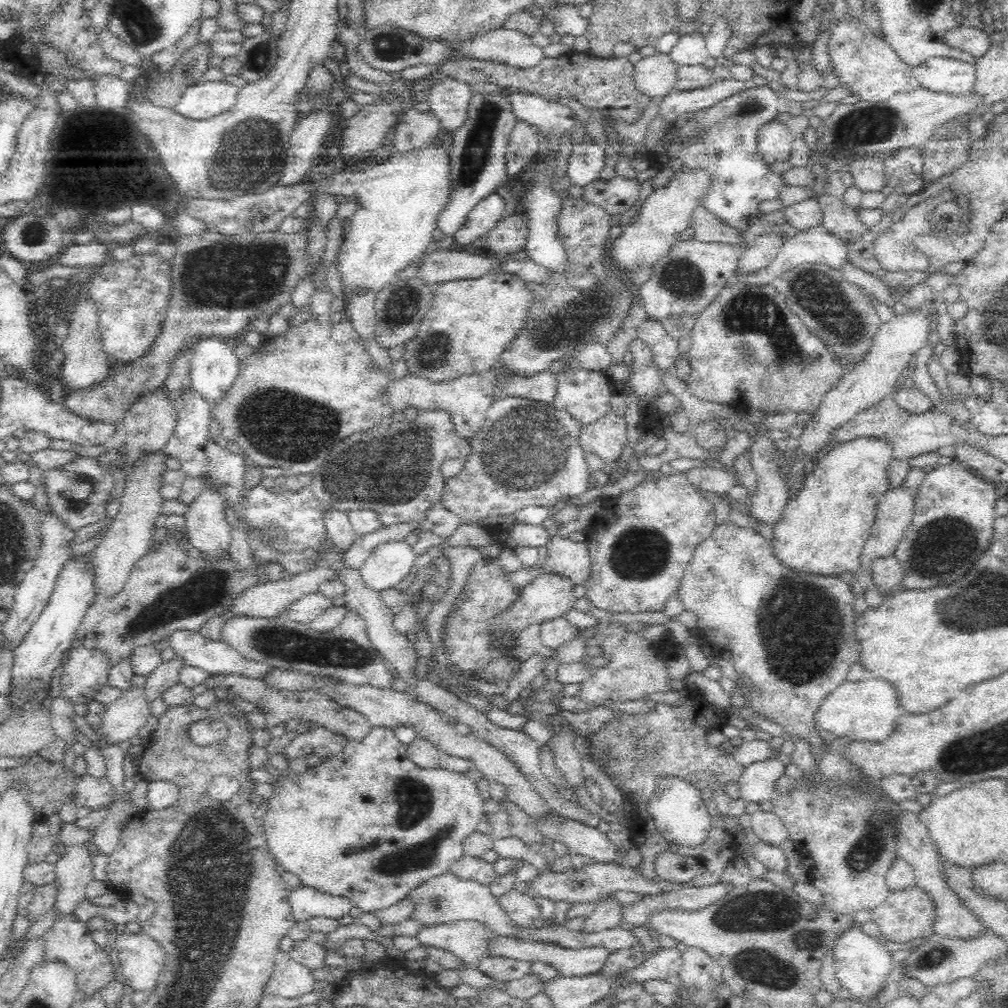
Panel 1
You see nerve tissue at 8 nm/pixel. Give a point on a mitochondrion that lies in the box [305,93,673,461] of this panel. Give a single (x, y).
(608, 302)

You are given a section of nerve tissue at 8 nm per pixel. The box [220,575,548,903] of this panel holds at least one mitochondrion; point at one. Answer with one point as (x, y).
(414, 797)

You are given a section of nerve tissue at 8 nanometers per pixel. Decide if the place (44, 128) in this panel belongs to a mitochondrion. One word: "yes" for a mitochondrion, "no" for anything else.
no

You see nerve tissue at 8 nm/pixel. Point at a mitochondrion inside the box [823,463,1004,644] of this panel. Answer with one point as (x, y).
(945, 555)

